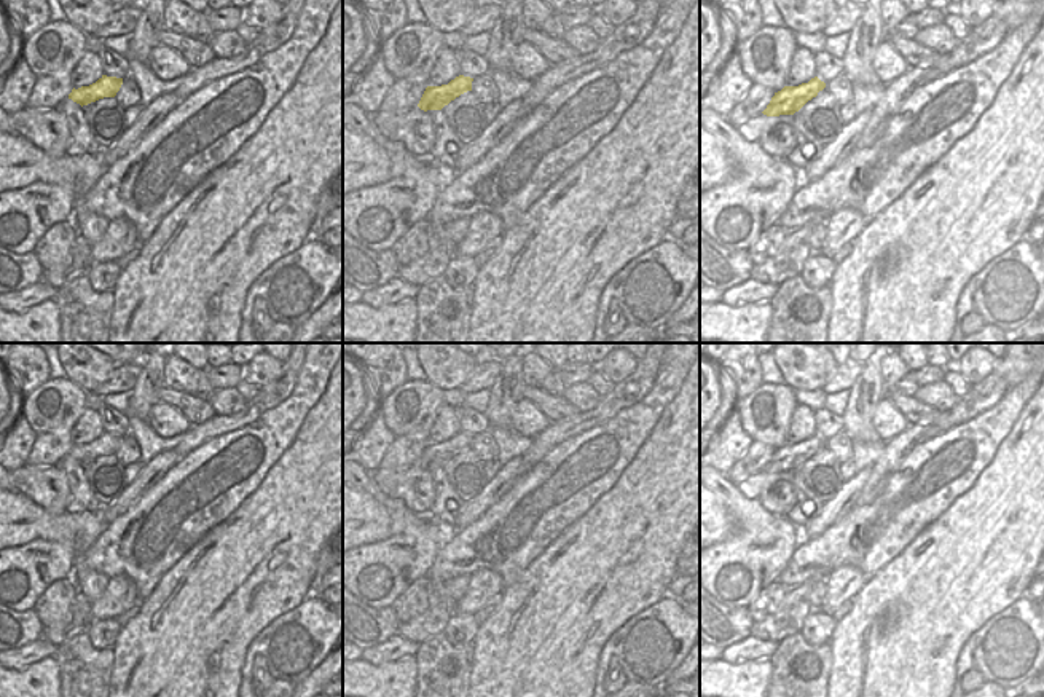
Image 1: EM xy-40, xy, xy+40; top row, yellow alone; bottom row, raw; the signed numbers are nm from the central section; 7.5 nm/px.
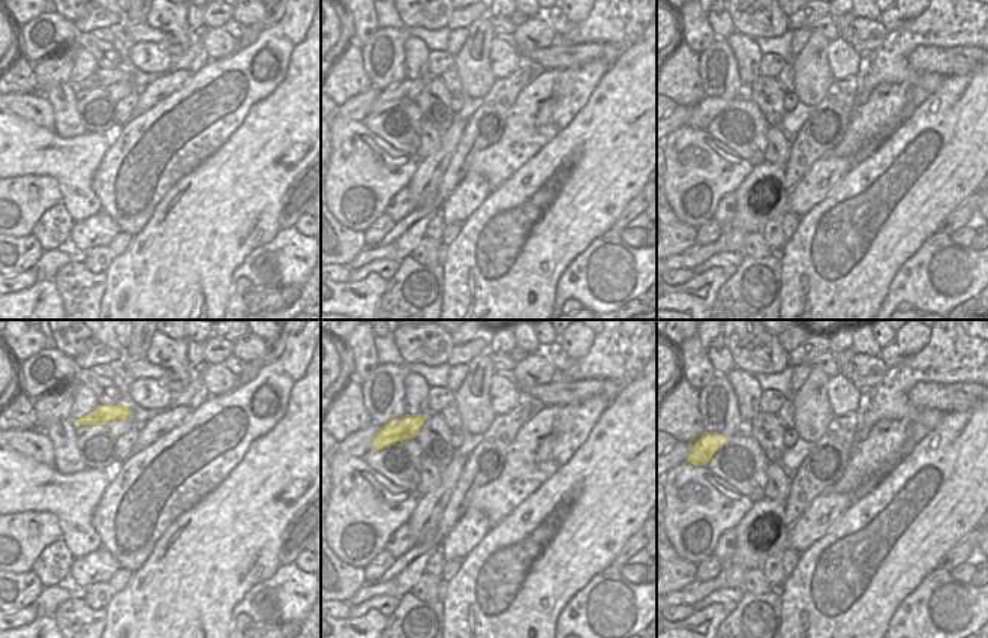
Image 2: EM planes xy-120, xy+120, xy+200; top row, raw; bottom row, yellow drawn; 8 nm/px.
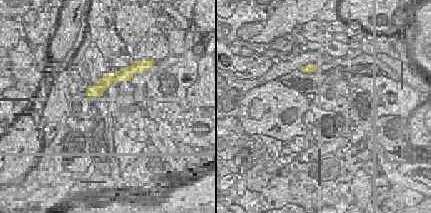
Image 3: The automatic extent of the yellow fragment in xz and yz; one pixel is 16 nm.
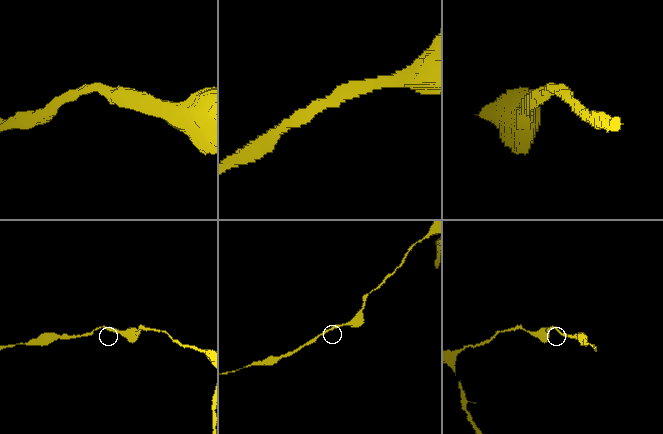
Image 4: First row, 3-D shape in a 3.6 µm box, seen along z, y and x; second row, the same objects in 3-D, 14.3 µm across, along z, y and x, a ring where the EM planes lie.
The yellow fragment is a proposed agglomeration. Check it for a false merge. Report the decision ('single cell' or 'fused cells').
single cell

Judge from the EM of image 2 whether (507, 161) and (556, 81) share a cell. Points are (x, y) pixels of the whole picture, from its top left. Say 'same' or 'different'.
same

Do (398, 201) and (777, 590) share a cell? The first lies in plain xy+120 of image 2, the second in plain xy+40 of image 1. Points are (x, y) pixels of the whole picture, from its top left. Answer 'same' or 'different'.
different

